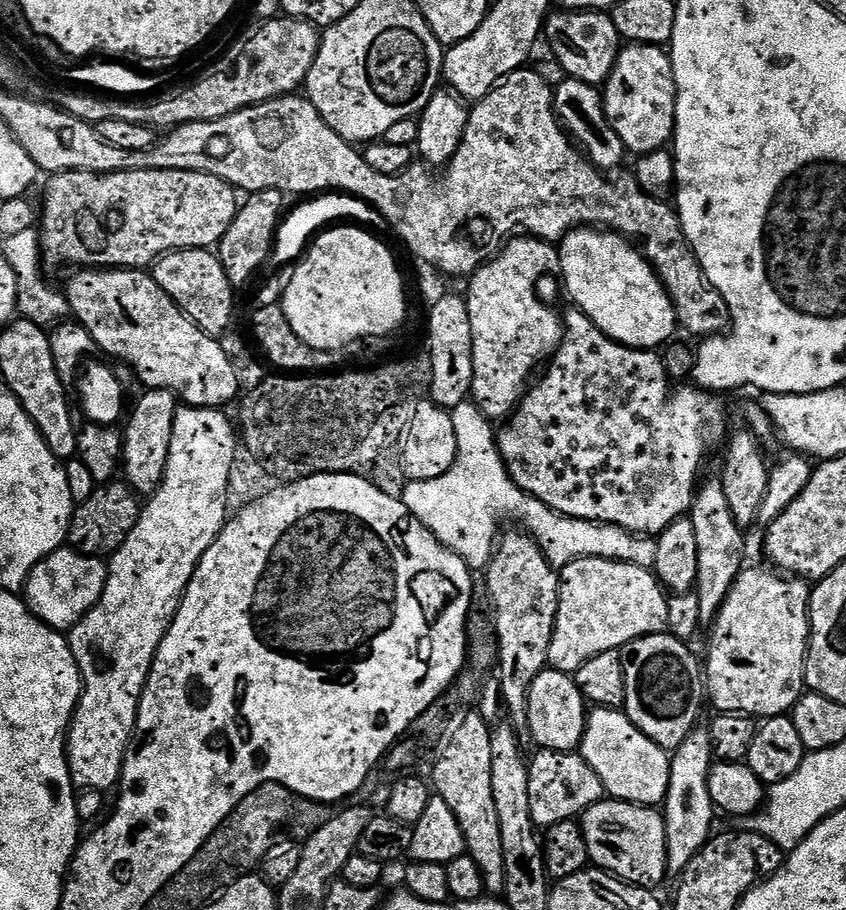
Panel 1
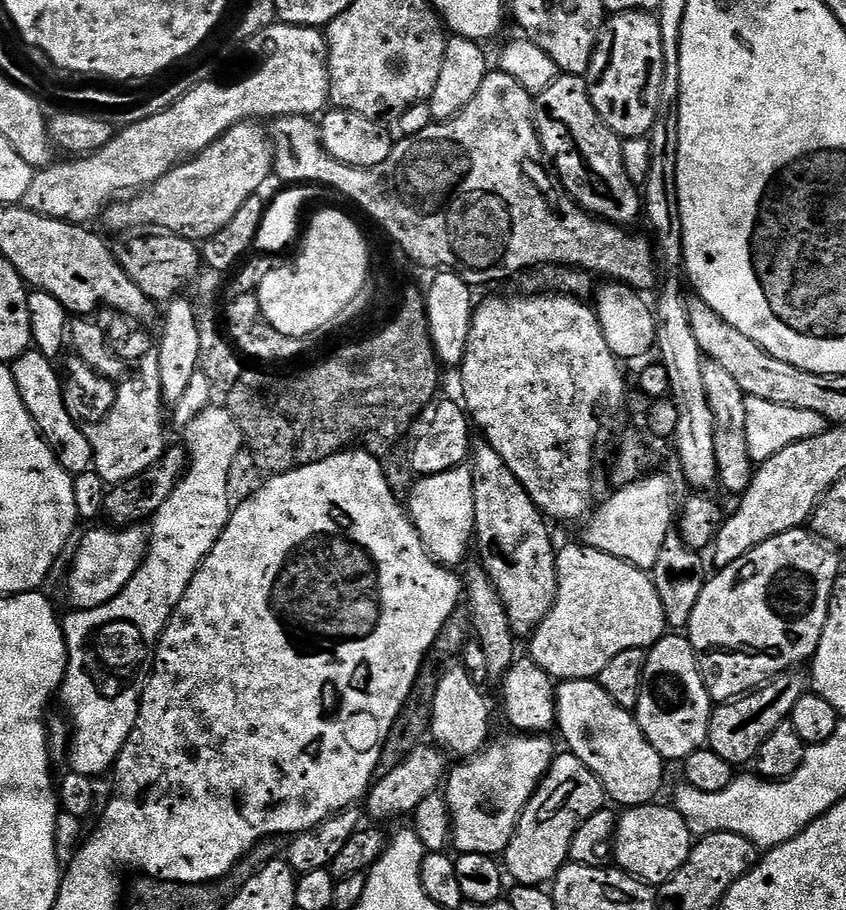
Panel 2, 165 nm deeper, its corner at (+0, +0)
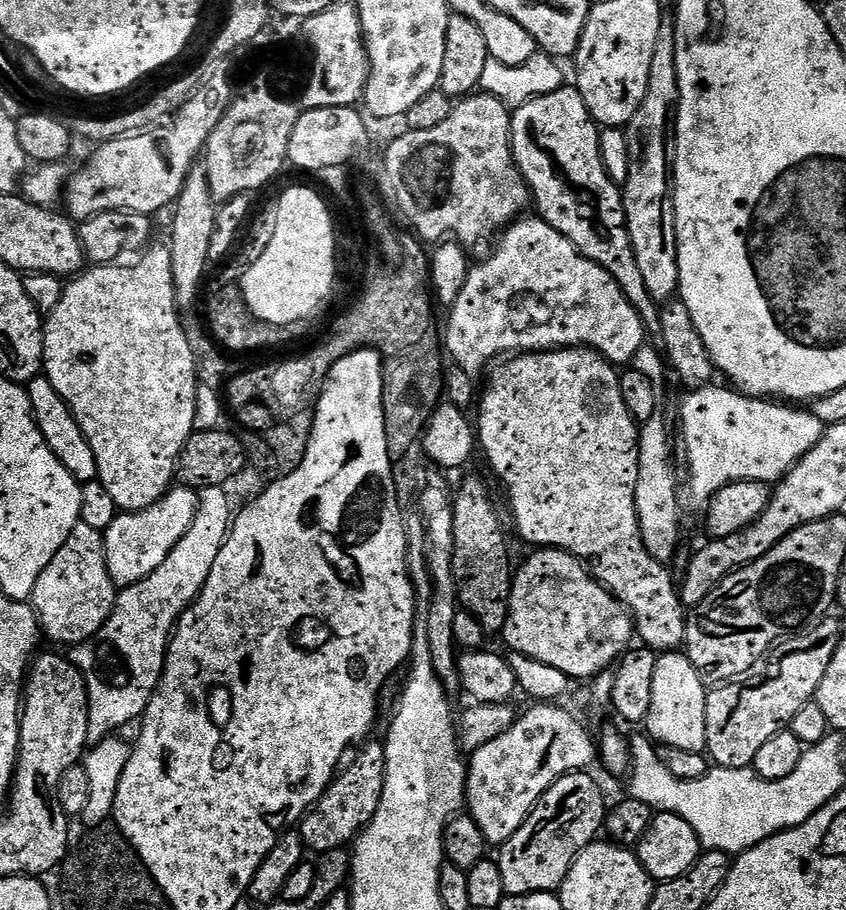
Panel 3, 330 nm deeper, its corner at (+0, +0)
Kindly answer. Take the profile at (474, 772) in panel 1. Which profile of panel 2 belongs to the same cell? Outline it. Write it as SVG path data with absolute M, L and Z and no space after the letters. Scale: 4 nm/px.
M448 666L440 673L440 681L432 699L432 727L430 736L445 753L458 756L456 758L469 758L483 752L489 743L488 731L492 728L492 708L484 697L485 689L481 685L470 682L470 674L462 666Z

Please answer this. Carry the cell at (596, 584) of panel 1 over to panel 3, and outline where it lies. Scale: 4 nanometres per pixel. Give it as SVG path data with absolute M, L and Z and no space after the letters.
M537 547L533 552L536 553L521 568L519 565L515 569L502 639L509 644L512 652L531 660L546 662L546 666L562 670L562 674L573 681L587 681L599 676L601 672L609 671L633 643L632 615L608 589L596 581L584 561L577 556L563 552L560 548Z

